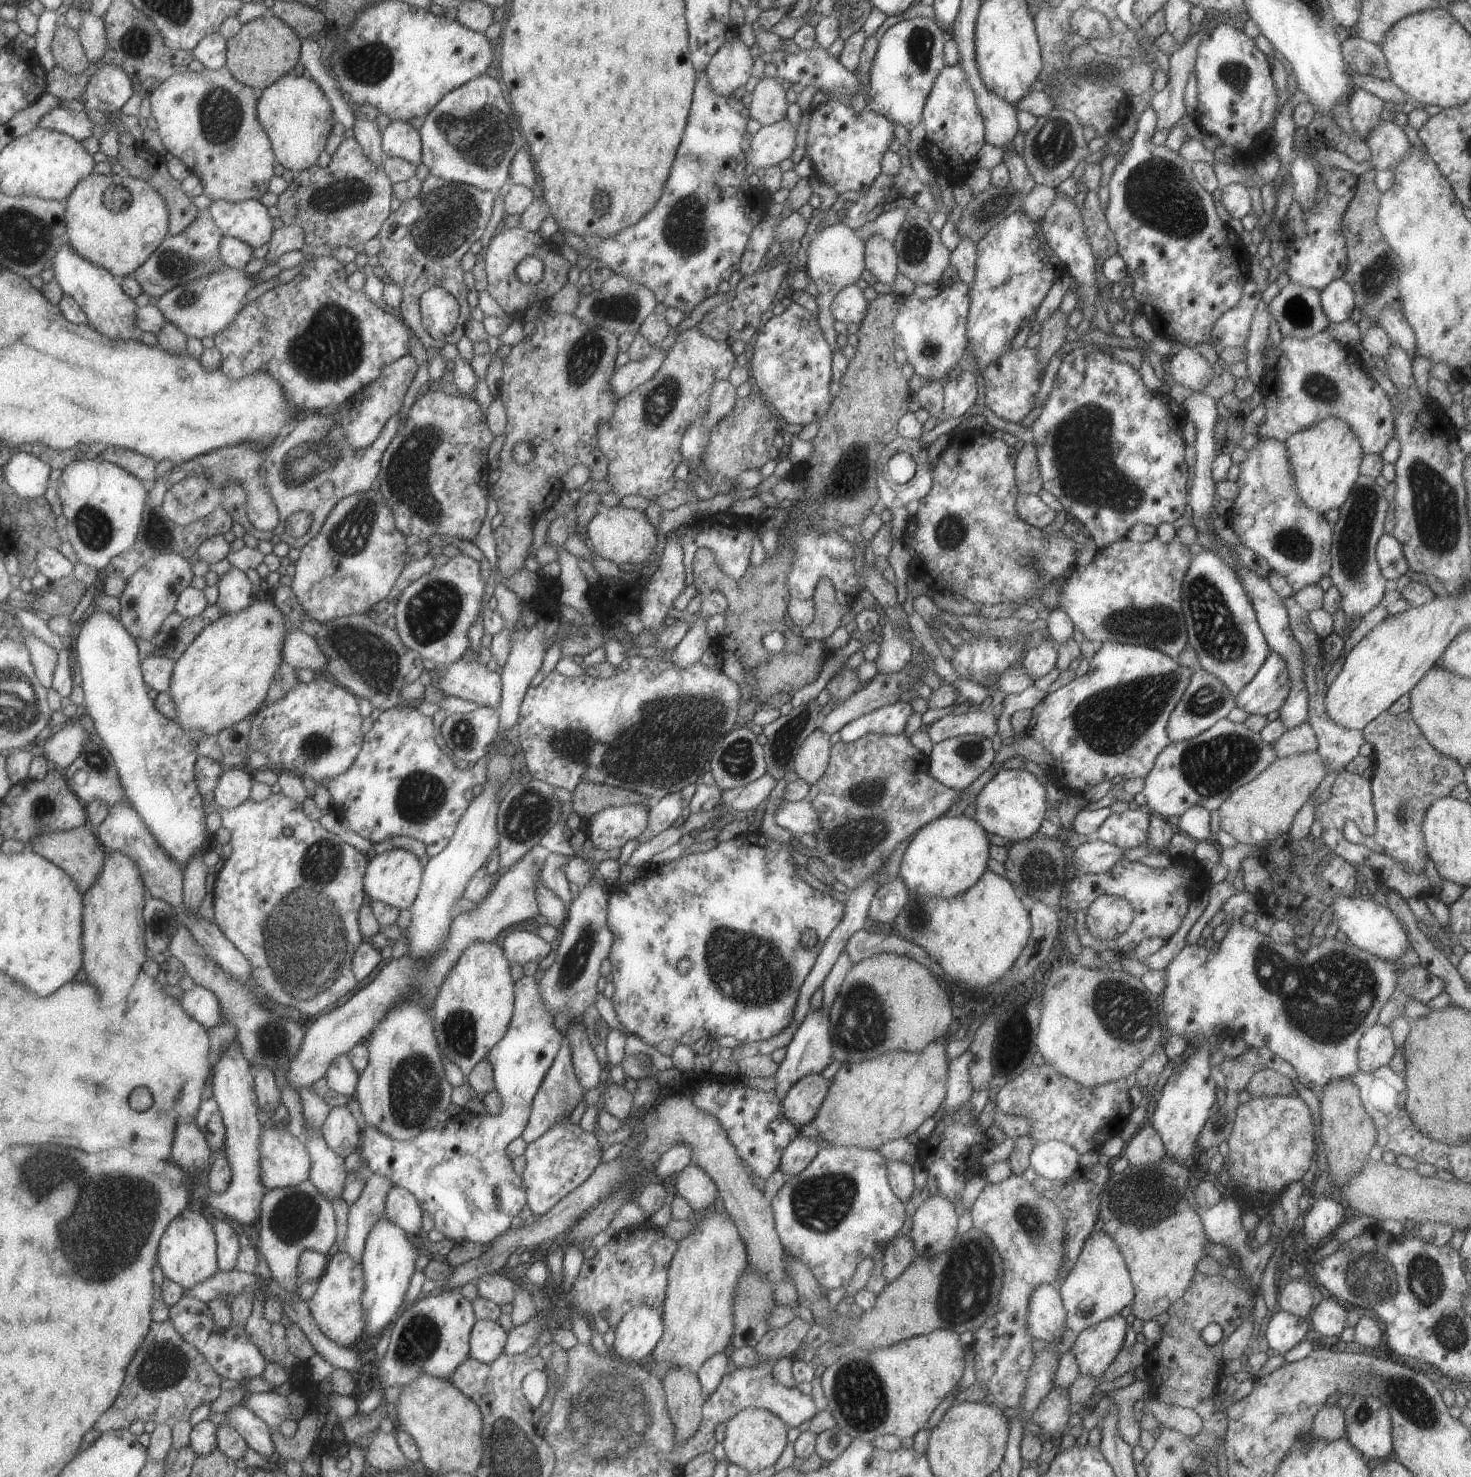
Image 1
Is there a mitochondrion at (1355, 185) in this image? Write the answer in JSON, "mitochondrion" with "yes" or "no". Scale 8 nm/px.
{"mitochondrion":"no"}

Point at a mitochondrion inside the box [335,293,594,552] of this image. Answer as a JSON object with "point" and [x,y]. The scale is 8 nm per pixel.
{"point":[407,475]}

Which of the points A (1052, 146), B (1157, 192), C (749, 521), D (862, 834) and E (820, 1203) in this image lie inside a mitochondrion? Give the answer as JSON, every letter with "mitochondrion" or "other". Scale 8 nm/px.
{"A":"mitochondrion","B":"mitochondrion","C":"other","D":"mitochondrion","E":"mitochondrion"}

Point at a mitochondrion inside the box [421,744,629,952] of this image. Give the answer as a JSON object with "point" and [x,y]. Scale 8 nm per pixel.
{"point":[530,814]}

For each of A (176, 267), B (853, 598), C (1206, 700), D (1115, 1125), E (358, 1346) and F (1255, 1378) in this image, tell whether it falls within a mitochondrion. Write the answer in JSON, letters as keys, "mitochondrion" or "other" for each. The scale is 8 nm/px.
{"A":"mitochondrion","B":"other","C":"mitochondrion","D":"other","E":"other","F":"other"}

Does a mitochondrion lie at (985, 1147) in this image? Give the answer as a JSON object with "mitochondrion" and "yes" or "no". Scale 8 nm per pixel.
{"mitochondrion":"no"}

